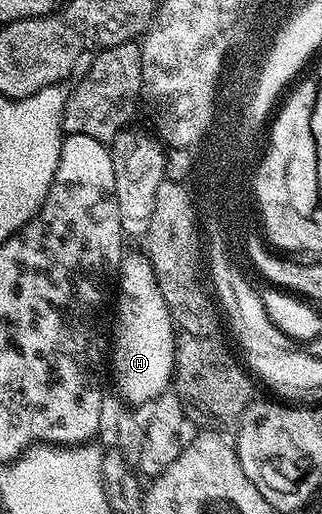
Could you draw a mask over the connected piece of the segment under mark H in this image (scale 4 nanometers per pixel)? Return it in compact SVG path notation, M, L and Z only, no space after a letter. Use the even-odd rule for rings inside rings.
M126 253L117 273L117 284L118 280L115 345L109 348L109 364L115 367L115 384L119 387L120 396L131 406L136 406L159 396L156 392L148 392L147 387L154 384L165 390L172 387L177 327L146 253ZM130 384L135 385L134 392L131 392Z

